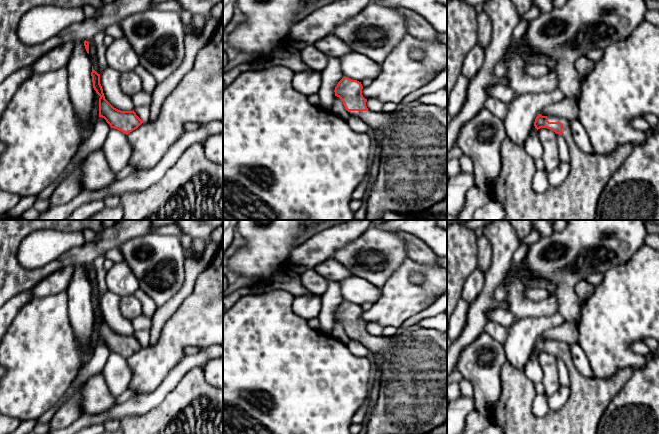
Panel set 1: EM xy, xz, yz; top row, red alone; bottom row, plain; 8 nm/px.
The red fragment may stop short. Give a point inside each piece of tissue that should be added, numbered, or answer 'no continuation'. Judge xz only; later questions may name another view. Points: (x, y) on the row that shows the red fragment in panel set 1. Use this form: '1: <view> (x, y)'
1: xz (412, 176)

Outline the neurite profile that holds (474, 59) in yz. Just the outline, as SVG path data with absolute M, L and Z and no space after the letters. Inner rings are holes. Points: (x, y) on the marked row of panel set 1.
M477 42L464 58L461 75L470 81L483 65L484 55L485 50Z

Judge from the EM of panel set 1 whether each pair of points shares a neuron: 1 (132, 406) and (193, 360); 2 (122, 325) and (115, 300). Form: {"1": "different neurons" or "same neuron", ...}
{"1": "same neuron", "2": "same neuron"}

